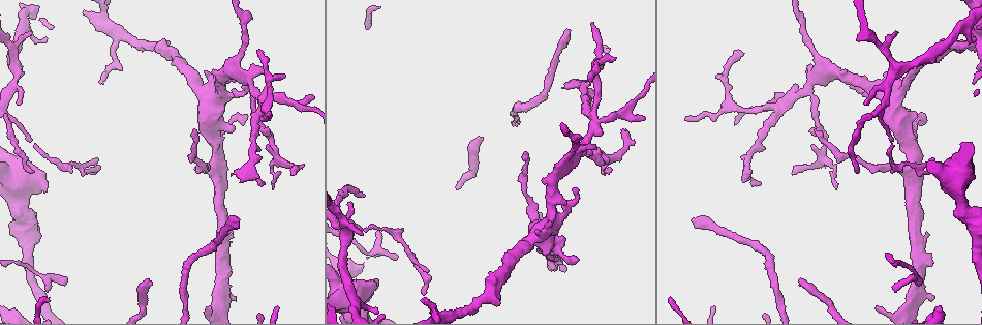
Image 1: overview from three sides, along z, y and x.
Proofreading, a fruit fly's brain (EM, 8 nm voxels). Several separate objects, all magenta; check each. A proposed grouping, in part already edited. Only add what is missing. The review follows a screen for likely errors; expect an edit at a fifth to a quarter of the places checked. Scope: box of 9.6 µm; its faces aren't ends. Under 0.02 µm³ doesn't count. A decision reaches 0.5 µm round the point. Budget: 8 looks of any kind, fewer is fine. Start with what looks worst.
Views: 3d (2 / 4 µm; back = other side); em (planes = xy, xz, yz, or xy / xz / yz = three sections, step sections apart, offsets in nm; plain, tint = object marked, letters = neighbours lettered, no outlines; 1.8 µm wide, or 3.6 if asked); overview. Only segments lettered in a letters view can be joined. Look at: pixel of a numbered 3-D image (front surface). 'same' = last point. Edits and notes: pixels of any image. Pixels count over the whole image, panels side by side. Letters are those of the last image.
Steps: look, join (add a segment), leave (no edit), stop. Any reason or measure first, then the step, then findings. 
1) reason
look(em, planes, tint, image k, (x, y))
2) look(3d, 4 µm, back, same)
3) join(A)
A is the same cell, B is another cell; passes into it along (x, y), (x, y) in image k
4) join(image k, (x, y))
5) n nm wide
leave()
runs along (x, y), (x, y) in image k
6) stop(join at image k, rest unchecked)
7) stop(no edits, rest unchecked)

an open end
look(3d, 2 µm, back, image 1, (918, 281))

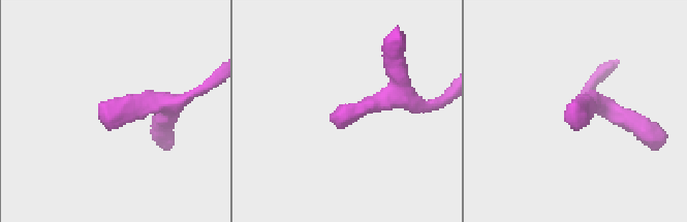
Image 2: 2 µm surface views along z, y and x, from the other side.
look(em, planes, letters, image 2, (331, 119))

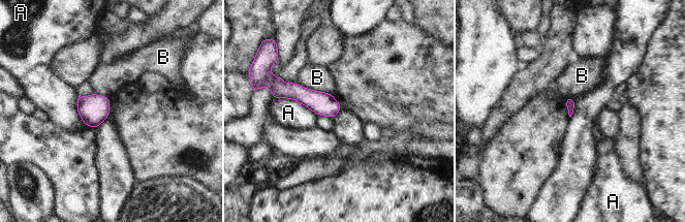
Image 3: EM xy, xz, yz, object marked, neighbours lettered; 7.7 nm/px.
leave()
A and B are other cells; border along (297, 83), (332, 95) in image 3; no lettered segment goes on from it

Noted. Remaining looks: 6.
thin end
look(3d, 4 µm, back, image 1, (859, 171))

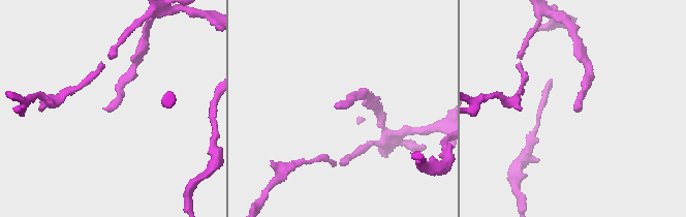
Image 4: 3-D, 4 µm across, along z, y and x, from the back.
shape alone is not enough
look(em, 3.6 µm, xy, step 4, tint, image 4, (104, 107))

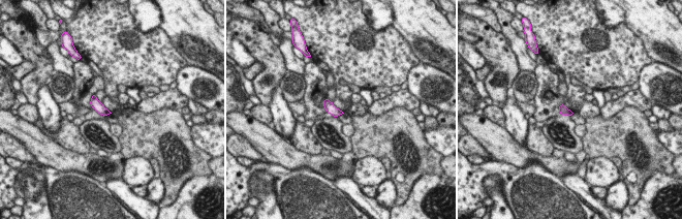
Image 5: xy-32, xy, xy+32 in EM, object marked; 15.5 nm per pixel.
look(em, 3.6 µm, planes, letters, same)

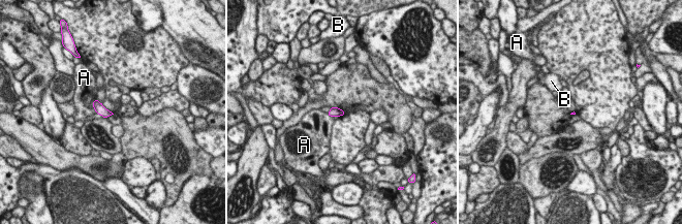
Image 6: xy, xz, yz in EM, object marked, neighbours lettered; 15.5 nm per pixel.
leave()
A and B are other cells; border along (96, 99), (93, 102), (95, 113) in image 6; no lettered segment goes on from it

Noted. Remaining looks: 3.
free end
look(em, planes, letters, image 1, (232, 299))

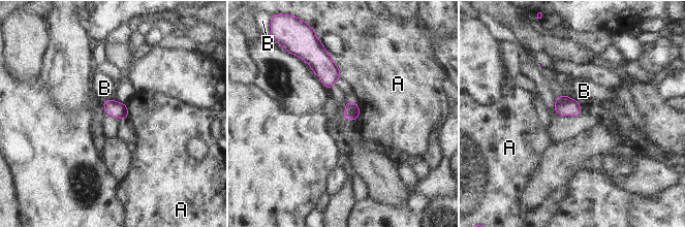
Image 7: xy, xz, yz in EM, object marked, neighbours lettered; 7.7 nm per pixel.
leave()
A and B are other cells; border along (111, 98), (101, 101) in image 7; no lettered segment goes on from it

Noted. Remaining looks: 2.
branch stops here
look(em, xy, step 8, tint, image 1, (595, 145))

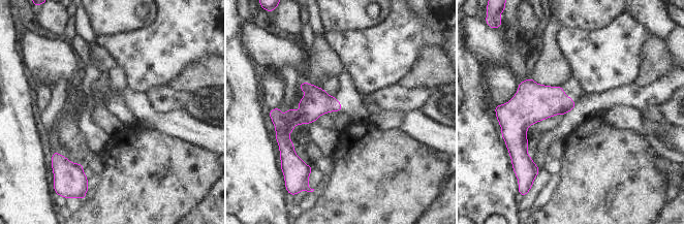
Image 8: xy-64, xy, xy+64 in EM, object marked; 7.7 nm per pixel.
look(em, planes, letters, same)

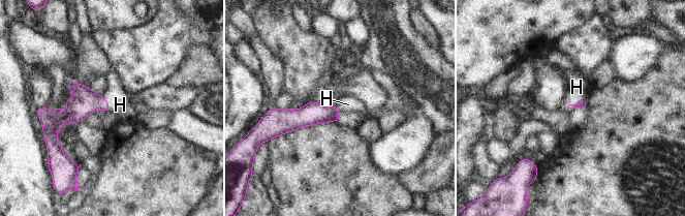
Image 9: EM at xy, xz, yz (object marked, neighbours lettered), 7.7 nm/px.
join(H)
H is the same cell; passes into it along (581, 103), (577, 102), (577, 87) in image 9; the cell continues

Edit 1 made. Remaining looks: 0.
stop(join at image 9, rest unchecked)

